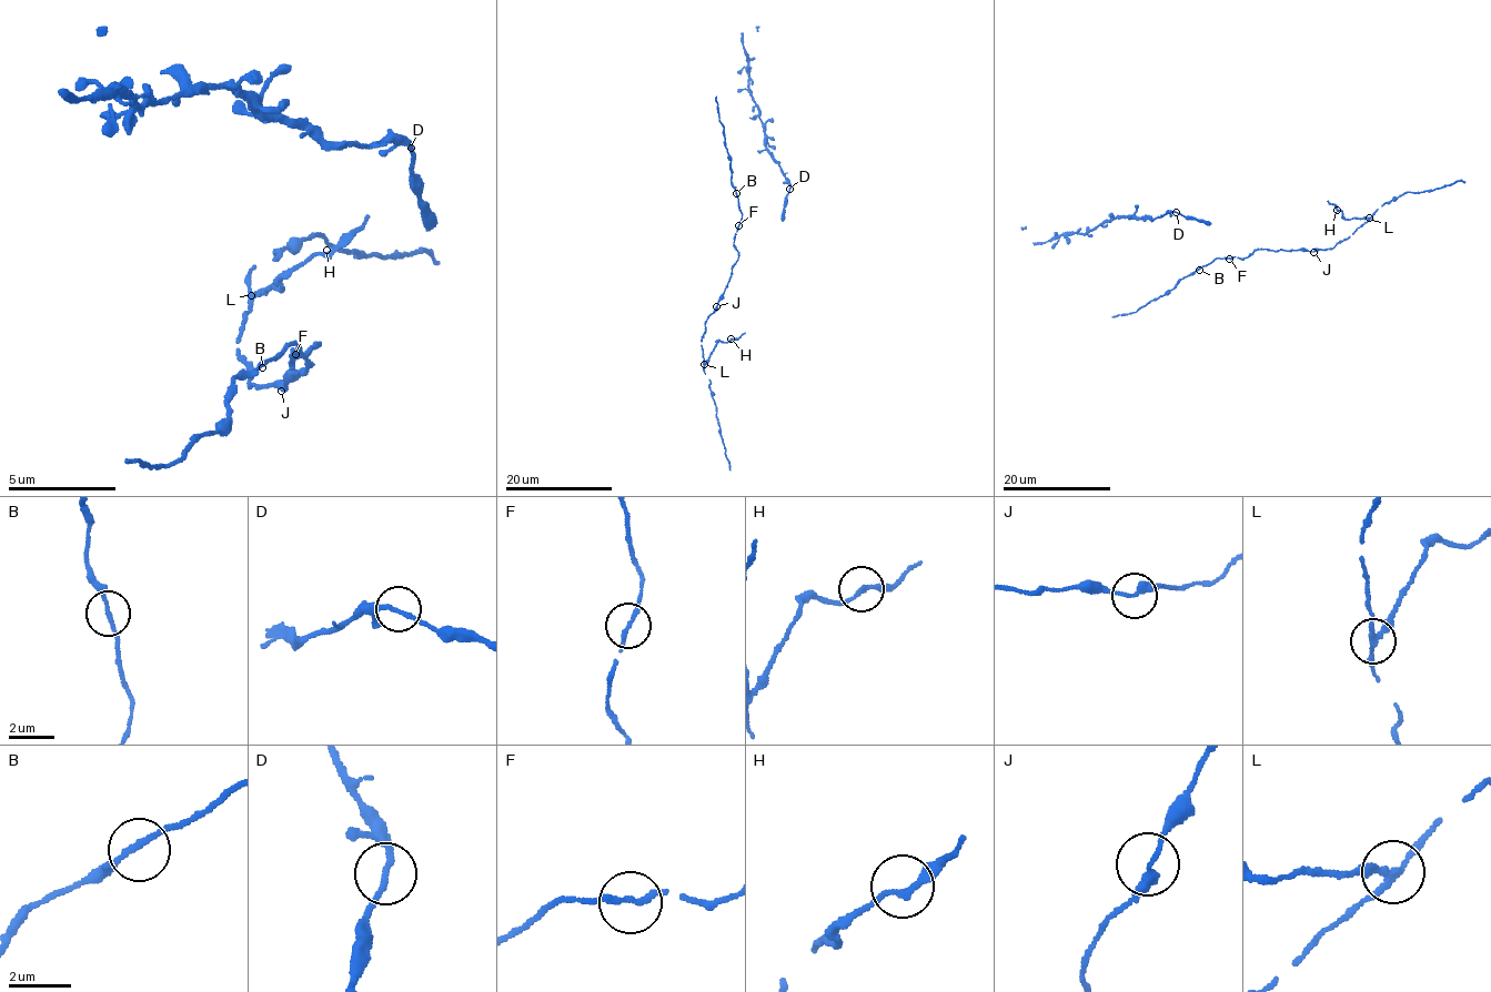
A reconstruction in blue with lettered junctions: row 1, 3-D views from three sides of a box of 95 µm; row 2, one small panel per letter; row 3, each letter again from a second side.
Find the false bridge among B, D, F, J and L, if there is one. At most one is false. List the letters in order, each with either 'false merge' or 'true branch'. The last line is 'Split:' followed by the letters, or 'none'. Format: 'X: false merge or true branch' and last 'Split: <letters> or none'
B: true branch
D: true branch
F: true branch
J: true branch
L: false merge
Split: L

